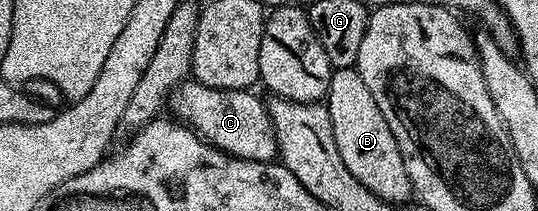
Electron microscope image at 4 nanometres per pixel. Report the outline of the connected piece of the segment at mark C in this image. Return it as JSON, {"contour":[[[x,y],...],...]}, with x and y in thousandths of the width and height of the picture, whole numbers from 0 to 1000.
{"contour":[[[349,370],[333,403],[323,474],[327,464],[327,512],[335,526],[333,564],[362,611],[396,701],[407,701],[411,720],[450,758],[506,768],[517,739],[509,578],[498,536],[496,488],[489,469],[483,479],[472,441],[452,417],[392,417],[368,393],[362,370]]]}

